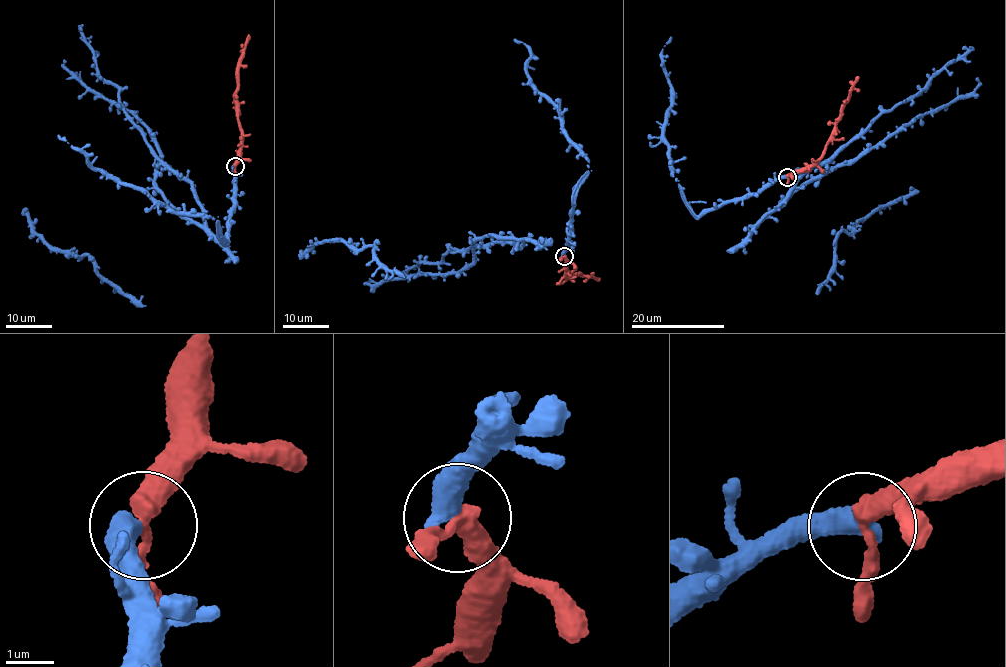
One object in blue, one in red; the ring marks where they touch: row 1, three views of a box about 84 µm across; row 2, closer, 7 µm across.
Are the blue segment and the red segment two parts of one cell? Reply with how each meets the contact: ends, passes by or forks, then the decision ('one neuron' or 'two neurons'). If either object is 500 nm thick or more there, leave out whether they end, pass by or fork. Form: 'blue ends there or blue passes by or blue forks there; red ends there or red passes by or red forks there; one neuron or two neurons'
one neuron

